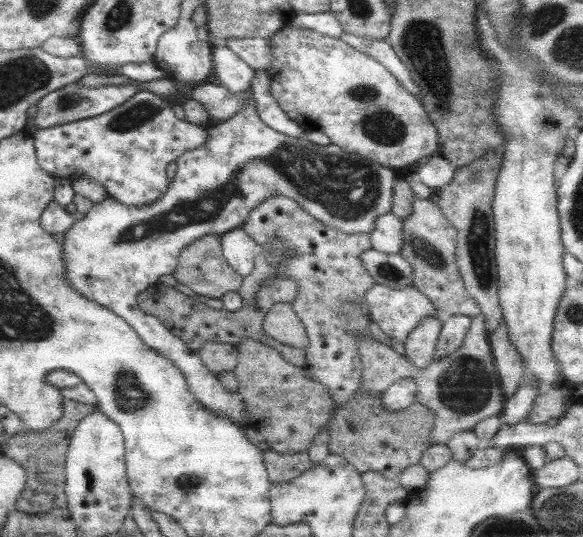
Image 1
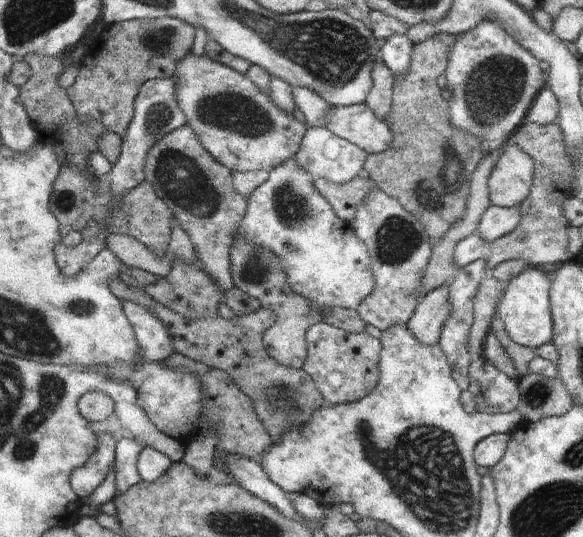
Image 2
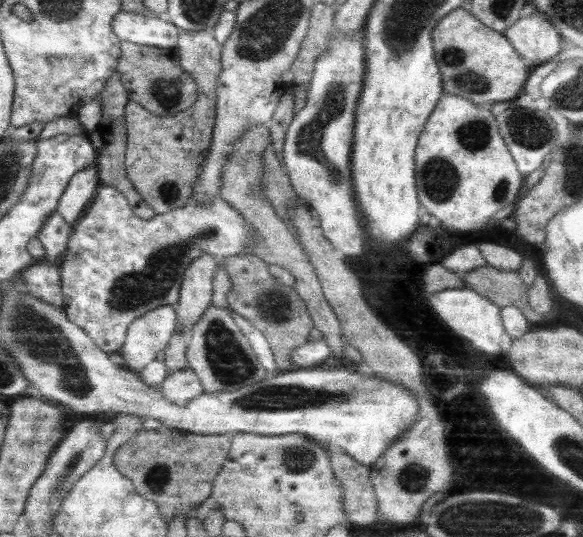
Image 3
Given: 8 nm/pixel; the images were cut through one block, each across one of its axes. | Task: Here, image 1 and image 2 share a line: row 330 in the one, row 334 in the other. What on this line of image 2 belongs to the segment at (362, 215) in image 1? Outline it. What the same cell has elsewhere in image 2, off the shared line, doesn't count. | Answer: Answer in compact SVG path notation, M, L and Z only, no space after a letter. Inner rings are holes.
M124 301L122 307L124 315L134 330L138 350L144 362L150 364L150 362L167 360L174 353L174 344L166 326L140 304Z

